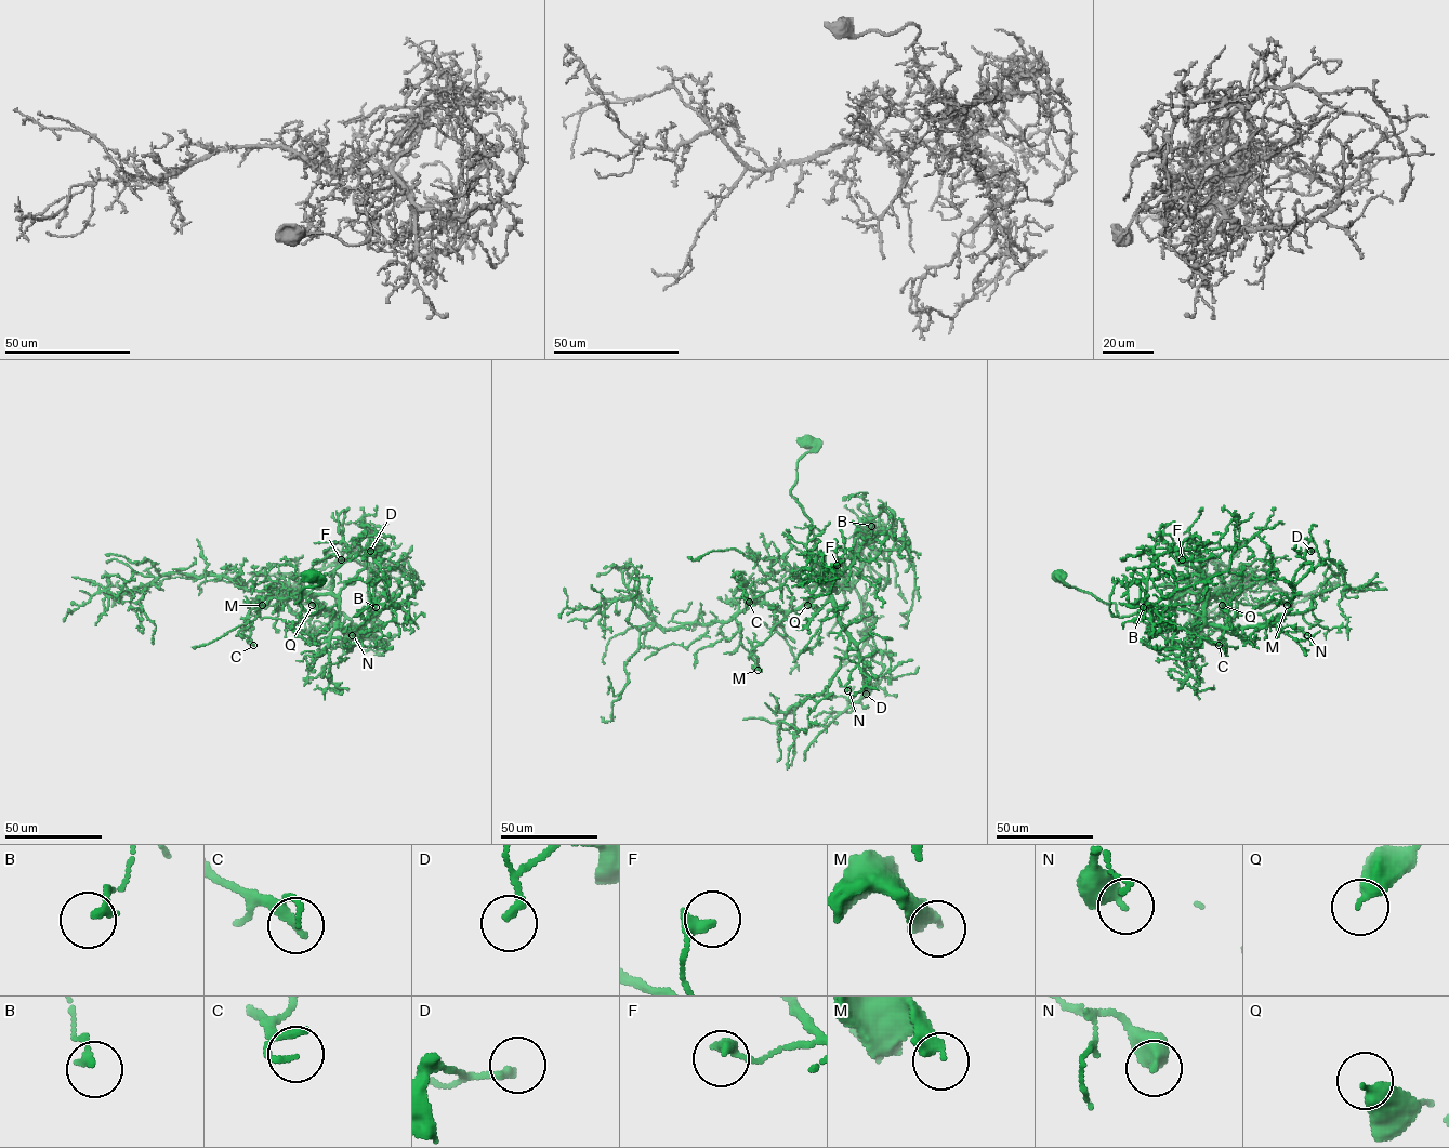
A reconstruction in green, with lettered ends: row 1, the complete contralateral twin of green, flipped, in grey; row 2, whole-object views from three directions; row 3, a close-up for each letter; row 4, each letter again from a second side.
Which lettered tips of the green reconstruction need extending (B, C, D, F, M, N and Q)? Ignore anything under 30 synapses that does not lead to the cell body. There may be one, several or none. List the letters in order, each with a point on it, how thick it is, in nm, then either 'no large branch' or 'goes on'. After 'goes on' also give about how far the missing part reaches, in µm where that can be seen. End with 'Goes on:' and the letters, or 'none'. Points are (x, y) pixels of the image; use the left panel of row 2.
B: place (376, 607); calibre 200 nm; no large branch
C: place (253, 645); calibre 120 nm; no large branch
D: place (370, 551); calibre 200 nm; no large branch
F: place (341, 559); calibre 340 nm; no large branch
M: place (262, 605); calibre 380 nm; no large branch
N: place (352, 635); calibre 360 nm; no large branch
Q: place (312, 605); calibre 440 nm; no large branch
Goes on: none

